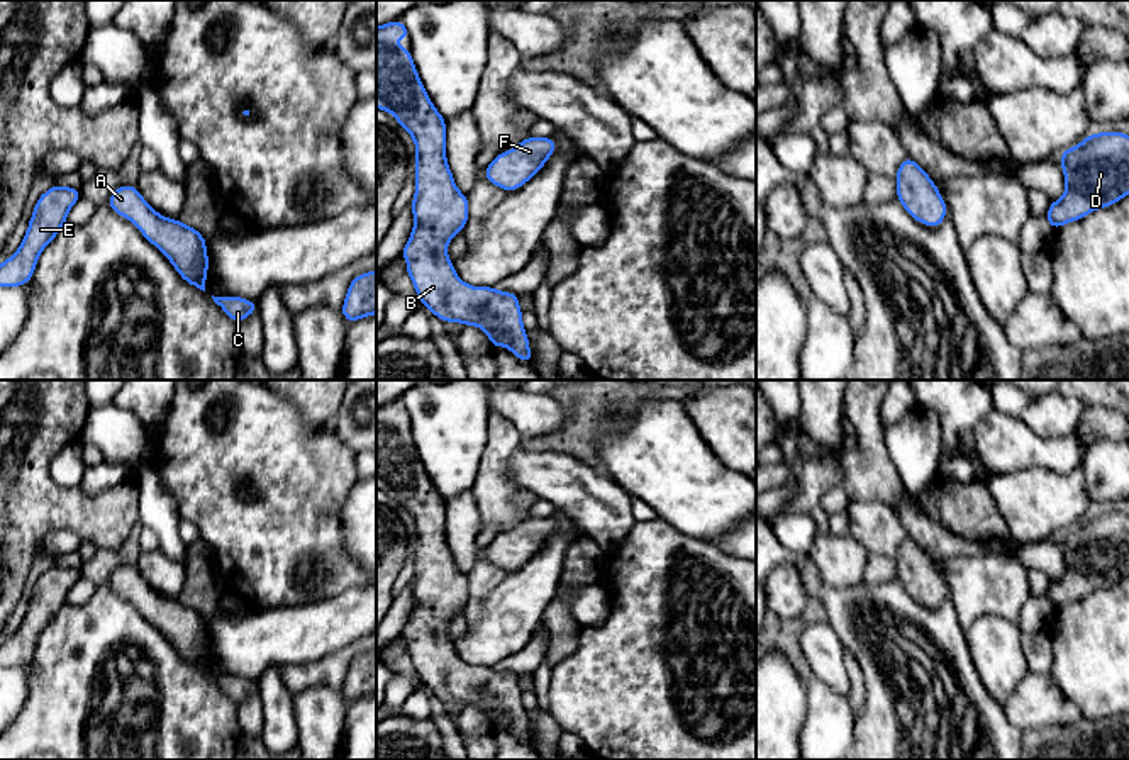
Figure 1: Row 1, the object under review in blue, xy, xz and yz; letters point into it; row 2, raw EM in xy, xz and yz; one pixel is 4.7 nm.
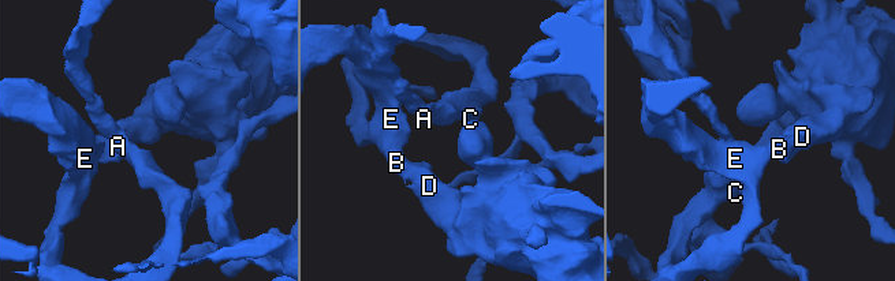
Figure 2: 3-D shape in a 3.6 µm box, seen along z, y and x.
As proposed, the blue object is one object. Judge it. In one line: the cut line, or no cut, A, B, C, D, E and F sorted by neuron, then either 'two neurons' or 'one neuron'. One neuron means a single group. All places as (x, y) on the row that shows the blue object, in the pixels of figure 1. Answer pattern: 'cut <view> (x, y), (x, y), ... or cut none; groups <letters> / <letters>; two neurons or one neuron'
cut none; groups A B C D E F; one neuron

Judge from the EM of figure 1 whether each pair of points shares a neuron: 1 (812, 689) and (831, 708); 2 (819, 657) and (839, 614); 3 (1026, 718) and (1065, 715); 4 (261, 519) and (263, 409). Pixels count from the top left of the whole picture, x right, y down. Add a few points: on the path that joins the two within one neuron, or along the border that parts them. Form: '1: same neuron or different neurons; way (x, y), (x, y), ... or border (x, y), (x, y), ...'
1: same neuron; way (817, 694), (826, 703)
2: different neurons; border (826, 621), (845, 650)
3: same neuron; way (1036, 715), (1055, 715)
4: same neuron; way (268, 492), (268, 450), (263, 445), (263, 436)

